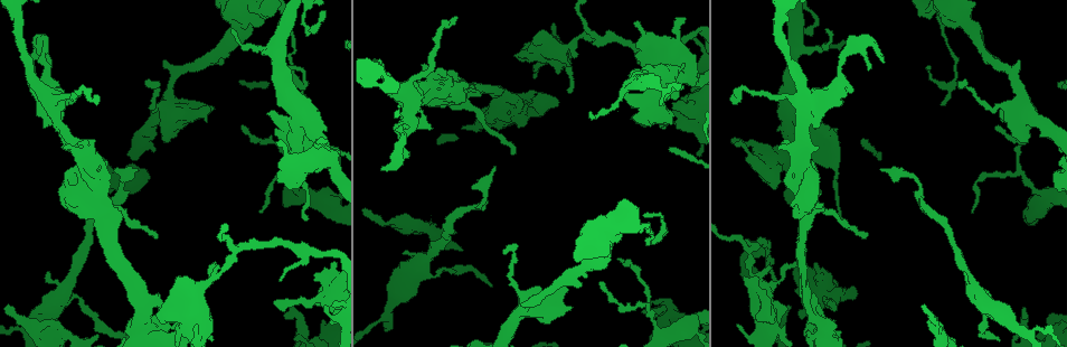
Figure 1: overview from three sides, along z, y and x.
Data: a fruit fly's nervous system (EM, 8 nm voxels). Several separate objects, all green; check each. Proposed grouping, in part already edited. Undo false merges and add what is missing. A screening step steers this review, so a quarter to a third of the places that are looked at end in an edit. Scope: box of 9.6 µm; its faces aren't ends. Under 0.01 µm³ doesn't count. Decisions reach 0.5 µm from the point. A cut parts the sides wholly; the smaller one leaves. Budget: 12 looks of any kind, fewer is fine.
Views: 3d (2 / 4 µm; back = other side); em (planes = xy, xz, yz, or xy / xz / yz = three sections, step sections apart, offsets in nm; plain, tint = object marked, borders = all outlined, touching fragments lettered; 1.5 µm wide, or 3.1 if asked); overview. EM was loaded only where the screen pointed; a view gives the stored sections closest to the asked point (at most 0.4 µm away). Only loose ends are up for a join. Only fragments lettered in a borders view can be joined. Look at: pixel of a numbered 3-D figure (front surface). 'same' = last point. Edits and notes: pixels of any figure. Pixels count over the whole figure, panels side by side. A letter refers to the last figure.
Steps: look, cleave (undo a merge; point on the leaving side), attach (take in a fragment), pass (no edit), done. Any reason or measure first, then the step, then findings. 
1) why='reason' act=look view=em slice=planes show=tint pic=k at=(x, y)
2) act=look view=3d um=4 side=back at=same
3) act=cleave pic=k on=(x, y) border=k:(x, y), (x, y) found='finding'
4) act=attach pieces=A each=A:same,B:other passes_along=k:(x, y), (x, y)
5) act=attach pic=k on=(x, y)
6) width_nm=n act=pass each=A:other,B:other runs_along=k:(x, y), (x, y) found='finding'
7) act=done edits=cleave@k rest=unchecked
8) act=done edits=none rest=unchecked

why='an open end' act=look view=em slice=yz step=8 show=borders pic=1 at=(280, 144)

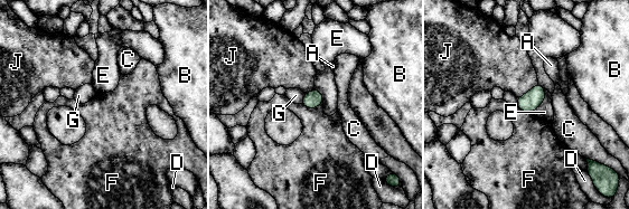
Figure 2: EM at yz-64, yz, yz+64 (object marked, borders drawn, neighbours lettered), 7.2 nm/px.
act=pass each=A:other,B:other,C:other,D:other,E:other,F:other,G:other,J:other border=2:(544, 88), (545, 98), (533, 113) found='no lettered fragment goes on from it'

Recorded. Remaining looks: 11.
why='branch stops here' act=look view=em slice=planes show=tint pic=1 at=(833, 130)

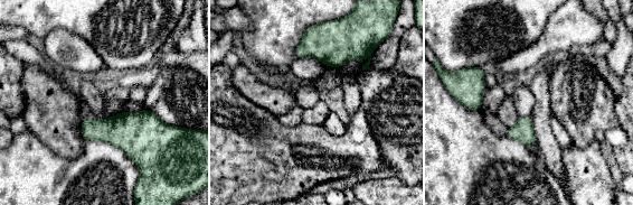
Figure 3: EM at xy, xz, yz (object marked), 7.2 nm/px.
act=look view=em slice=planes show=borders at=same

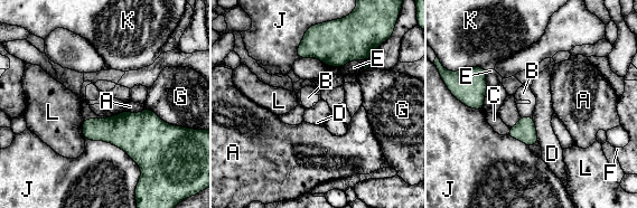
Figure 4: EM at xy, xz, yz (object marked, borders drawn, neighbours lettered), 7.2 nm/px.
act=pass each=A:other,B:other,C:other,D:other,E:other,F:other,G:other,J:other,K:other,L:other border=4:(532, 115), (521, 117) found='no lettered fragment goes on from it'

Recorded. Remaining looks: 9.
why='thin end' act=look view=em slice=planes show=plain pic=1 at=(514, 153)

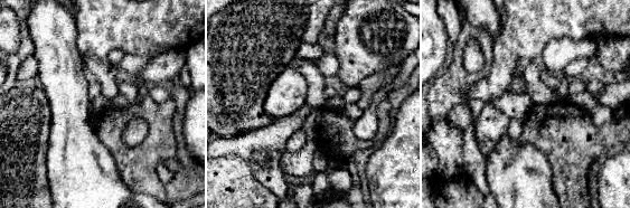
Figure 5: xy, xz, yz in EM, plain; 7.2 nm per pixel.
why='what lies round it' act=look view=em slice=planes show=borders at=same

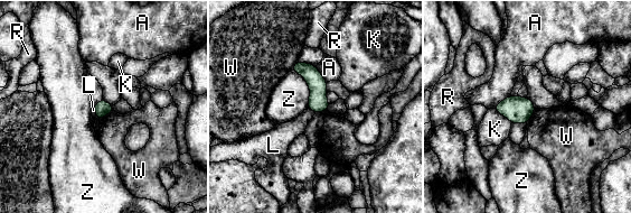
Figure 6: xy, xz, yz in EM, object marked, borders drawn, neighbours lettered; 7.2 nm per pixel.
width_nm=110 act=pass each=A:other,K:other,L:other,R:other,W:other,Z:other runs_along=6:(298, 65), (318, 84), (323, 108) found='none of them fits'

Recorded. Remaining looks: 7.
why='thin end' act=look view=em slice=xz step=8 show=tint pic=1 at=(382, 168)

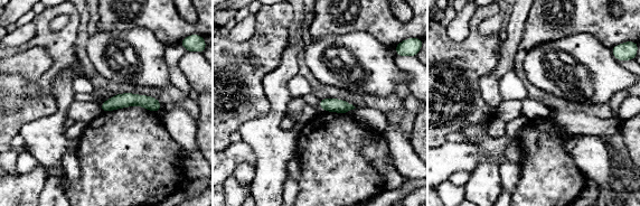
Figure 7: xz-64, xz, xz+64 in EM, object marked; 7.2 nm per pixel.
act=look view=em slice=xz step=8 show=borders at=same

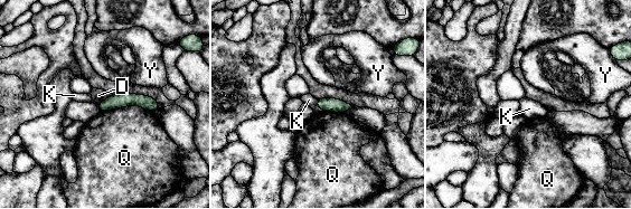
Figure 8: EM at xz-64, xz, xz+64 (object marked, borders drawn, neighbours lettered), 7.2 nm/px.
width_nm=100 act=pass each=D:other,K:other,Q:other,Y:other runs_along=8:(156, 106), (115, 101), (102, 108) found='none of them fits'

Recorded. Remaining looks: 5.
why='tapers out' act=look view=3d um=2 pic=1 at=(601, 284)

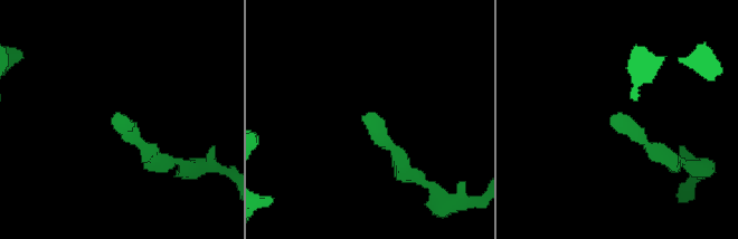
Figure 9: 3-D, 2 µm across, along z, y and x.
act=look view=em slice=planes show=borders pic=9 at=(615, 128)

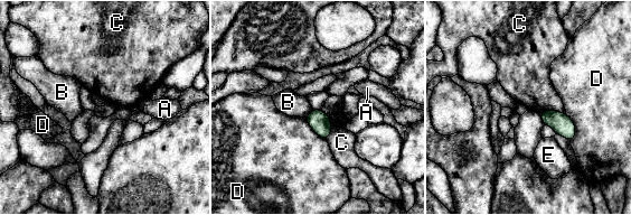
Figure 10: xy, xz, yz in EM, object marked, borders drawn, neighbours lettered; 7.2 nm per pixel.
width_nm=150 act=pass each=A:other,B:other,C:other,D:other,E:other border=10:(312, 110), (304, 117) found='no lettered fragment goes on from it'

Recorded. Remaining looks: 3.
act=done edits=none rest=unchecked

